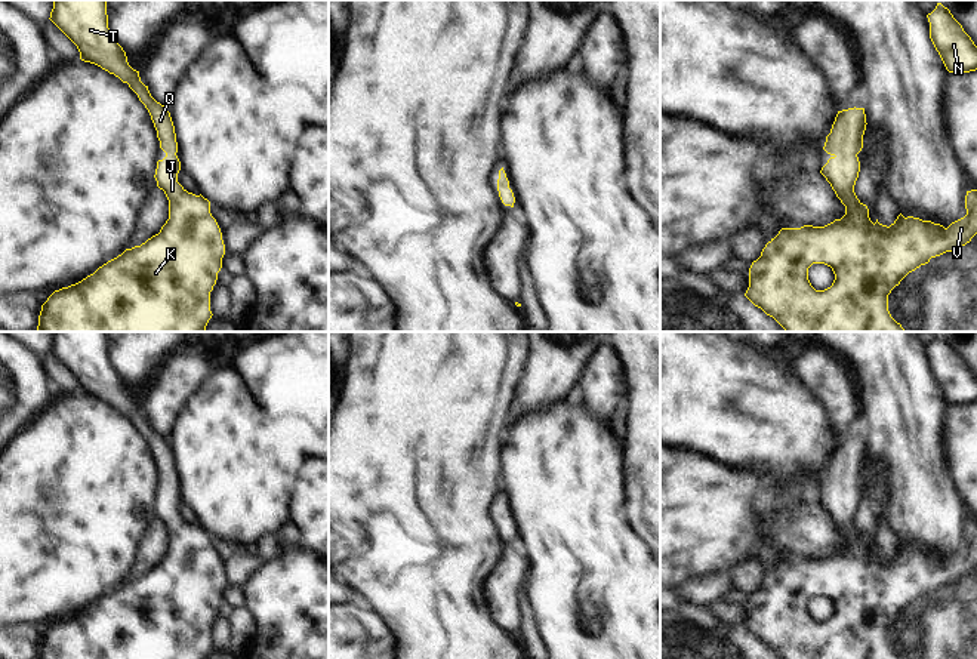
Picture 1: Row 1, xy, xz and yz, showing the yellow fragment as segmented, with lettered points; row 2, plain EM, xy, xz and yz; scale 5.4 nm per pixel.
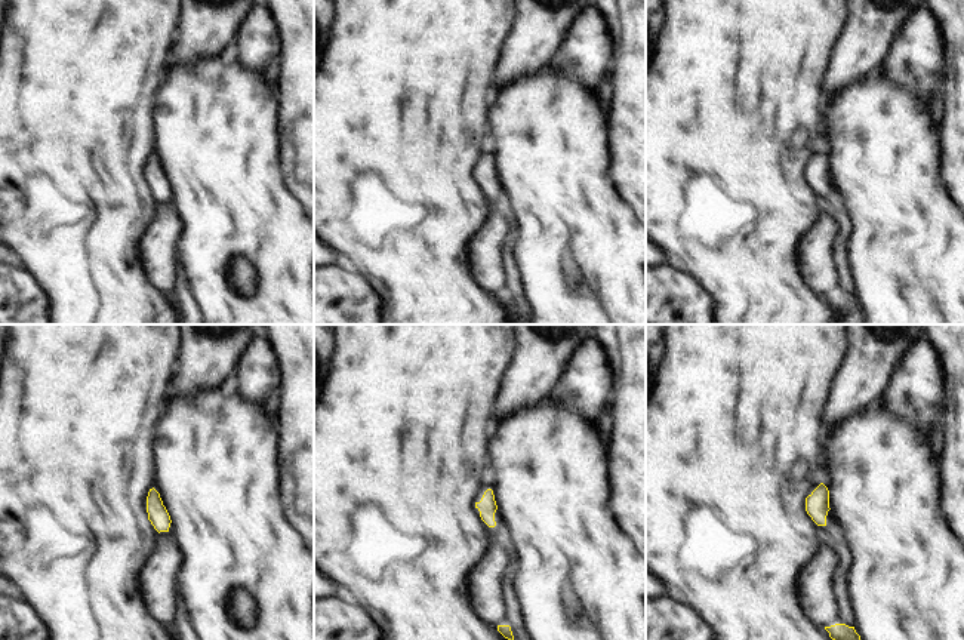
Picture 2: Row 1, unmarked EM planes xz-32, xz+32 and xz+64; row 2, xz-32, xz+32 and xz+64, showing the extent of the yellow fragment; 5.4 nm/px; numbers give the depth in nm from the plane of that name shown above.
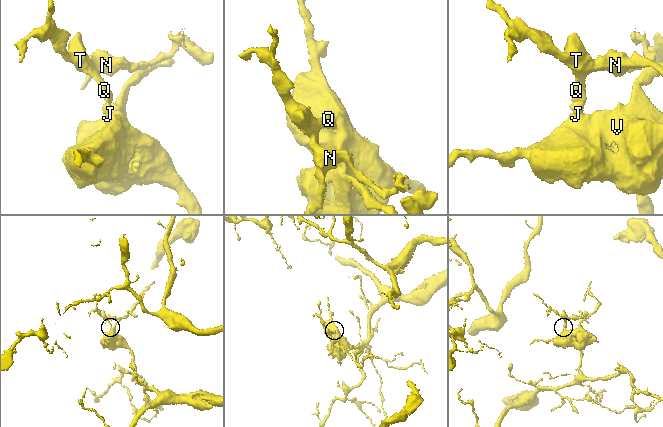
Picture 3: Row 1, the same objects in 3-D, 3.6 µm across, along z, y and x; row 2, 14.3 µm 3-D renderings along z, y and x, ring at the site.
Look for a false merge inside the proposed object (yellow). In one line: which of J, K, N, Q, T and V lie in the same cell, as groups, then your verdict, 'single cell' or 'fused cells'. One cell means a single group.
J K N Q T V; single cell

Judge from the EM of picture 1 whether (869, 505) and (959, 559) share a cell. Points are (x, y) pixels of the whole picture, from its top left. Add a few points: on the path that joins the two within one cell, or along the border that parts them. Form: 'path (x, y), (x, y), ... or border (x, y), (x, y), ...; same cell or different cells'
border (860, 501), (856, 510), (854, 526), (866, 536); different cells

